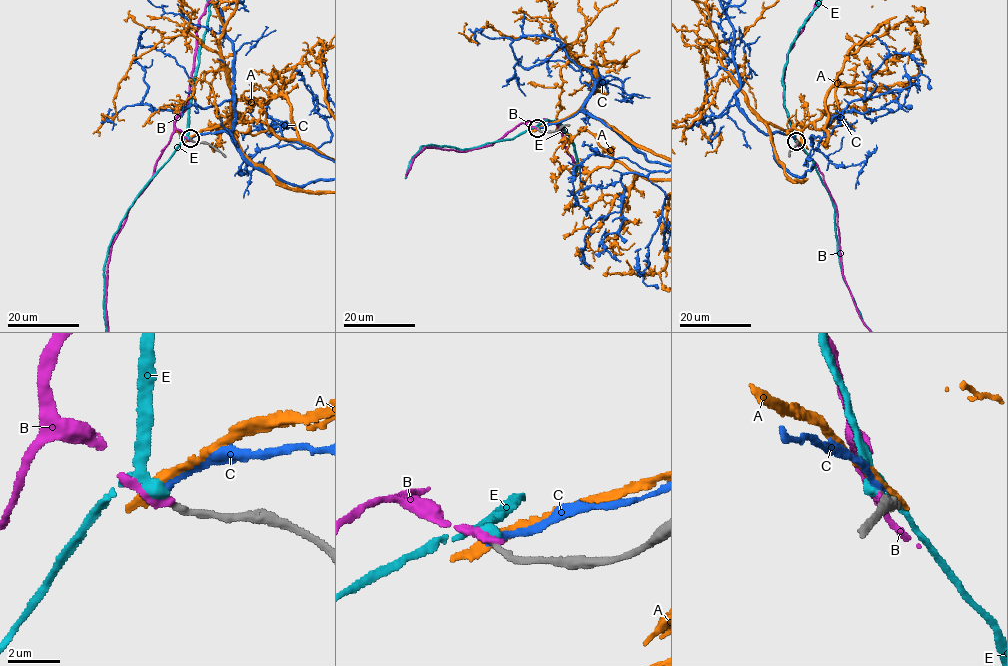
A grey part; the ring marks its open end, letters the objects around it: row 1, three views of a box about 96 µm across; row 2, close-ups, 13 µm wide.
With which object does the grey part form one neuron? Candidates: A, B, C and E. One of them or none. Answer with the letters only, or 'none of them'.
E

